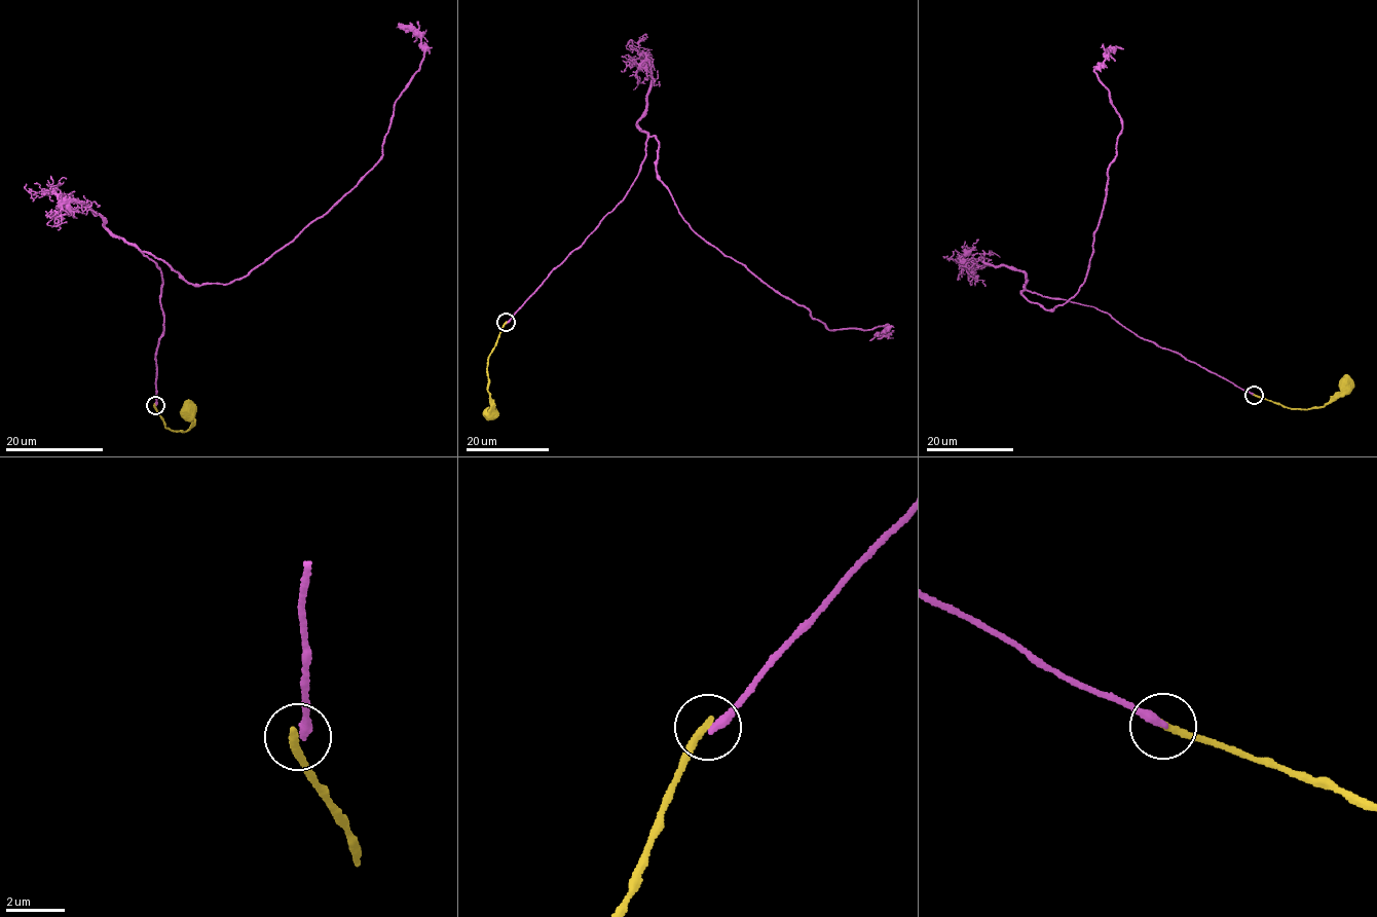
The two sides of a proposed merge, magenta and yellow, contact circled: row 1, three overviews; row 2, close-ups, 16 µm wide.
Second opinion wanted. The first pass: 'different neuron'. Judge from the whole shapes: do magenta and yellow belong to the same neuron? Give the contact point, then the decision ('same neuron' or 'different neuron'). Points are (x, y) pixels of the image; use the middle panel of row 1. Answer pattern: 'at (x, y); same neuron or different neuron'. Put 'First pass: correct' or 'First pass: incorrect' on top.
First pass: correct
at (506, 322); different neuron

